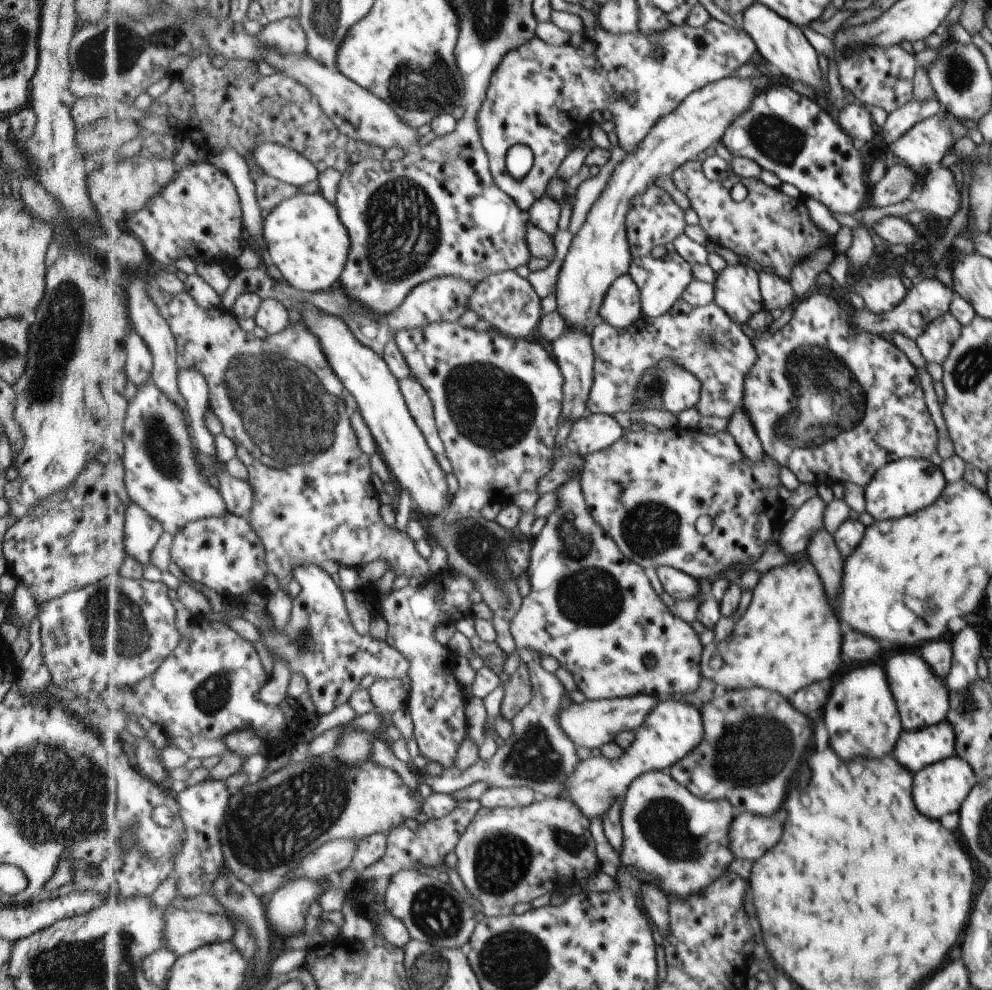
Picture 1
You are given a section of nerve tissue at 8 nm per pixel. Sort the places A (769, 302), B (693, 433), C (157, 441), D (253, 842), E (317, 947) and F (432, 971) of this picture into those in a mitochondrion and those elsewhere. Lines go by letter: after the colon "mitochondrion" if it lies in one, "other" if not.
A: other
B: other
C: mitochondrion
D: mitochondrion
E: other
F: mitochondrion

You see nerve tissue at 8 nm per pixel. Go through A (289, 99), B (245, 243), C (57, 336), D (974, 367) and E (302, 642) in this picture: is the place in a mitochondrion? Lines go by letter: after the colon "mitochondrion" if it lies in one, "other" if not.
A: mitochondrion
B: other
C: mitochondrion
D: mitochondrion
E: mitochondrion

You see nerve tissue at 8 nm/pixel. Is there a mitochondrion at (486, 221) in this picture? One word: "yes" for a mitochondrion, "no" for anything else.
no

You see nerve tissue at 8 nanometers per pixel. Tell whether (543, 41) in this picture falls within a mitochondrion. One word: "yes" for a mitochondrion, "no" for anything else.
no

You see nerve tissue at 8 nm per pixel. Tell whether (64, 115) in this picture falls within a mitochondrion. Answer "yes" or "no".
no

